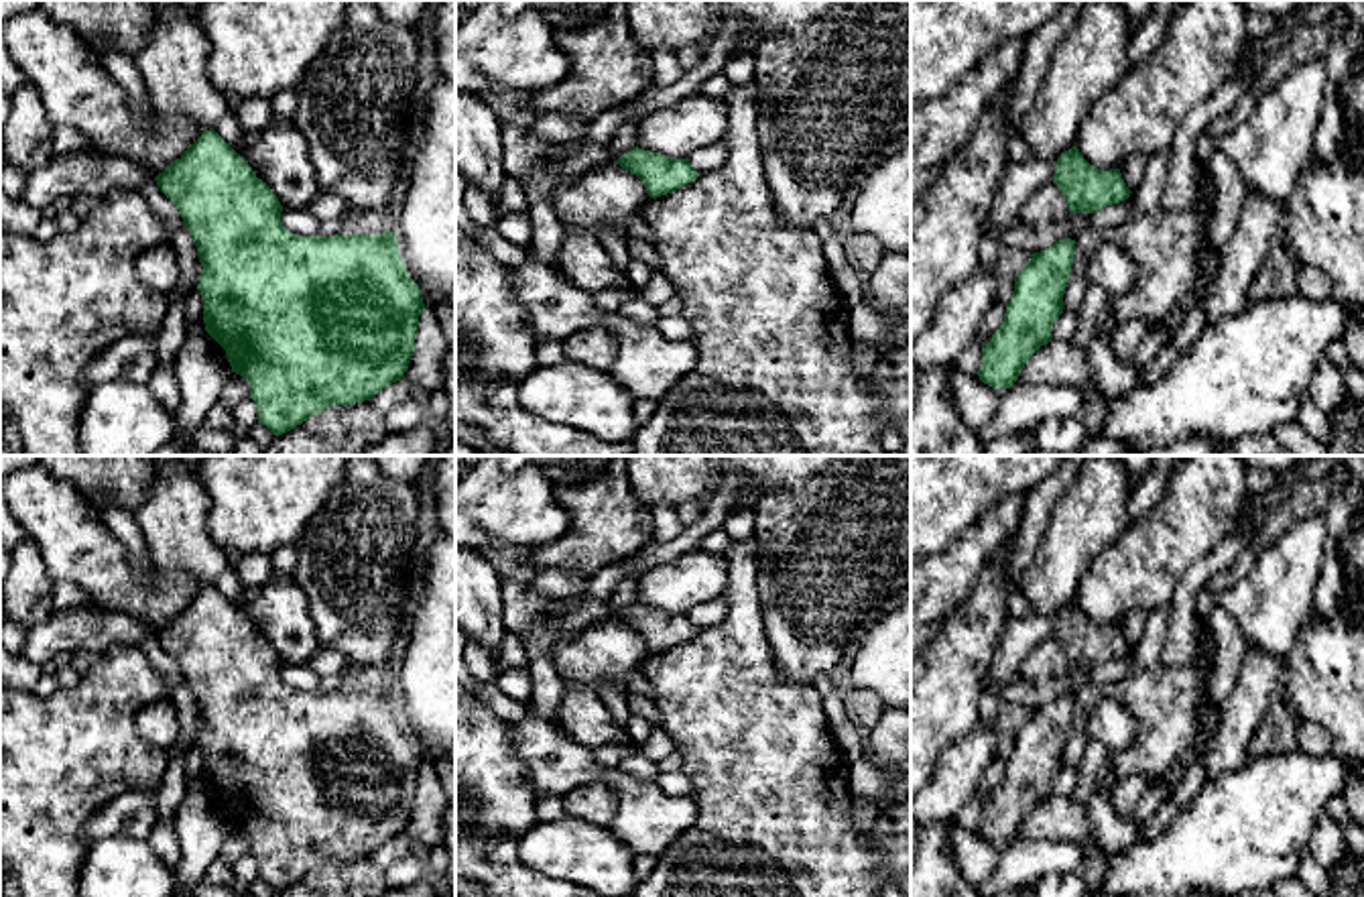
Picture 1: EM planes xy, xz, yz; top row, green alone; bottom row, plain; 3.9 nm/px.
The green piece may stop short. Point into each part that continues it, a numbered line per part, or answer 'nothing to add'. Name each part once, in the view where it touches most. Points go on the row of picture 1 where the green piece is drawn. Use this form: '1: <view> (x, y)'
nothing to add

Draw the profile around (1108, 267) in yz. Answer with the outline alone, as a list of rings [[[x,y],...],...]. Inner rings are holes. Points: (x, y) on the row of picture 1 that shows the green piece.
[[[1100,244],[1088,260],[1088,283],[1100,285],[1108,295],[1120,295],[1132,287],[1138,266],[1116,246]]]

